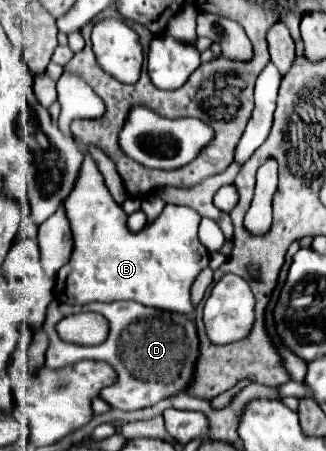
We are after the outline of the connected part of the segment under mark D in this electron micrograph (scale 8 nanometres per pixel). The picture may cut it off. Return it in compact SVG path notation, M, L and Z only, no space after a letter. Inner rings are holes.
M51 300L47 306L47 316L43 322L43 330L49 338L49 348L45 352L45 366L57 368L65 364L73 364L77 360L105 360L109 362L119 376L119 382L109 386L109 390L99 396L111 406L119 410L139 410L157 404L159 400L183 392L189 384L193 364L197 360L197 332L191 318L179 314L167 314L161 310L145 308L137 302L93 302L85 306L71 306ZM77 312L97 312L109 320L109 338L99 346L79 346L67 344L57 338L55 324L59 316L69 316Z

